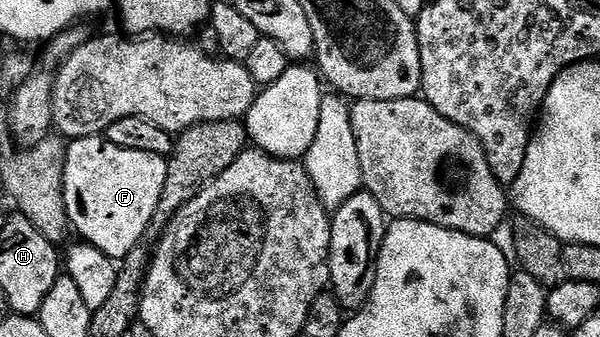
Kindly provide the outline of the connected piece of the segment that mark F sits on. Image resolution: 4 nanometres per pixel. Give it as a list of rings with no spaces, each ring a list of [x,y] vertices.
[[[107,136],[78,137],[69,140],[64,155],[64,202],[68,212],[68,224],[81,233],[89,245],[98,247],[107,257],[123,259],[145,240],[148,225],[152,222],[158,199],[162,199],[162,187],[166,187],[168,163],[165,158],[150,155],[146,151],[126,151],[126,147],[114,147]]]

